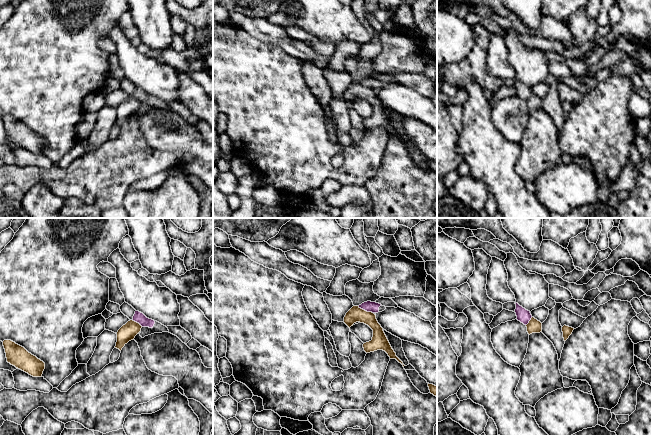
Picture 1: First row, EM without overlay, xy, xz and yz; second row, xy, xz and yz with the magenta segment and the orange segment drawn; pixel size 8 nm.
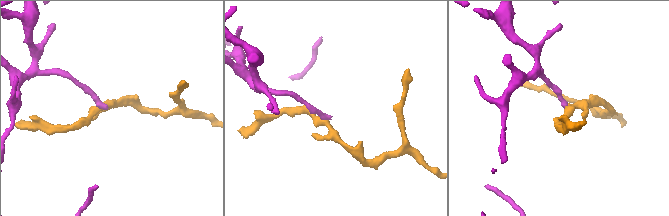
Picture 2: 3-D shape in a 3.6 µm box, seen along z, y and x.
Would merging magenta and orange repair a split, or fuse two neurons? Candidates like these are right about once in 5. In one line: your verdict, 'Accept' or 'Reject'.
Reject

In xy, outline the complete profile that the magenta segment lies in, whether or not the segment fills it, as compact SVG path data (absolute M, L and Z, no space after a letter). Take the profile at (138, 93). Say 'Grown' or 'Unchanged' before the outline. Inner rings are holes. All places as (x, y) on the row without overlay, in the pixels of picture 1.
Unchanged. M135 87L135 90L132 96L139 99L142 103L153 104L155 100L154 96L147 94L143 89L139 87Z

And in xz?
Unchanged. M367 77L367 78L364 78L361 81L359 81L359 84L361 84L367 88L378 89L380 82L381 82L381 80L379 80L379 79Z

